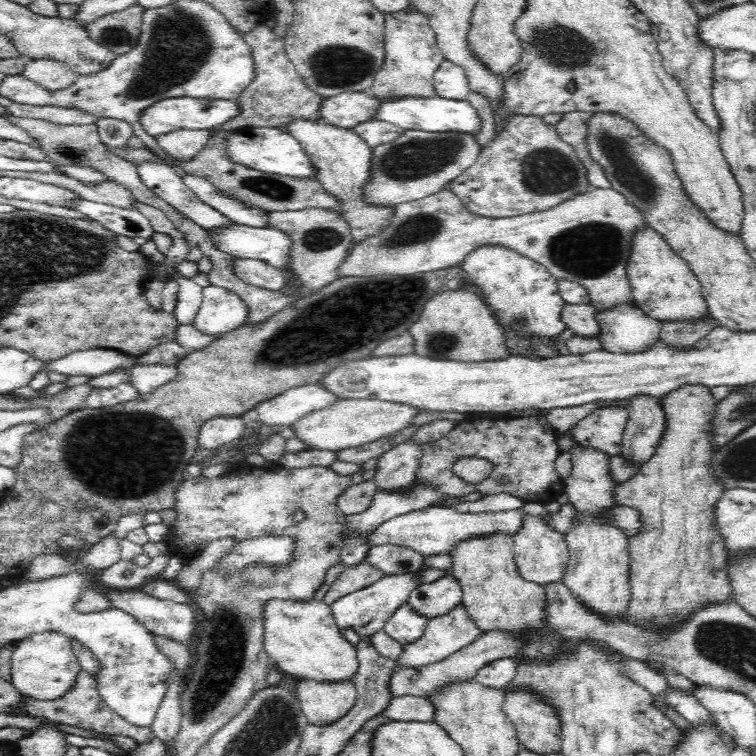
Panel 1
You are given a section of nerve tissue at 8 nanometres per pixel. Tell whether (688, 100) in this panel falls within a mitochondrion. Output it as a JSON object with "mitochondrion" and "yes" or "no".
{"mitochondrion":"no"}

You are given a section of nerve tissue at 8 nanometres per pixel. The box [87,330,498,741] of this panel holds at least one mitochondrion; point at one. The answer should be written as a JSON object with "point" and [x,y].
{"point":[226,646]}

